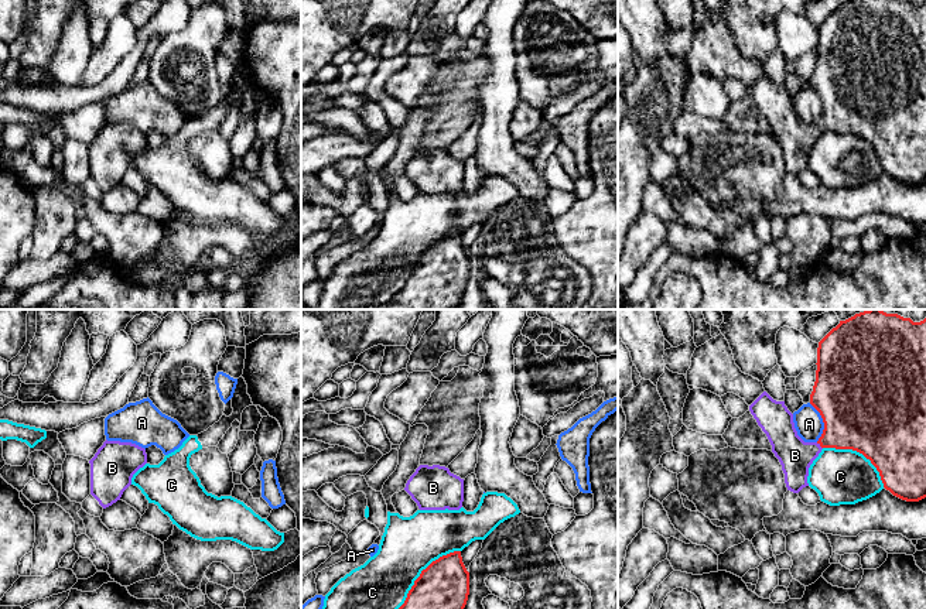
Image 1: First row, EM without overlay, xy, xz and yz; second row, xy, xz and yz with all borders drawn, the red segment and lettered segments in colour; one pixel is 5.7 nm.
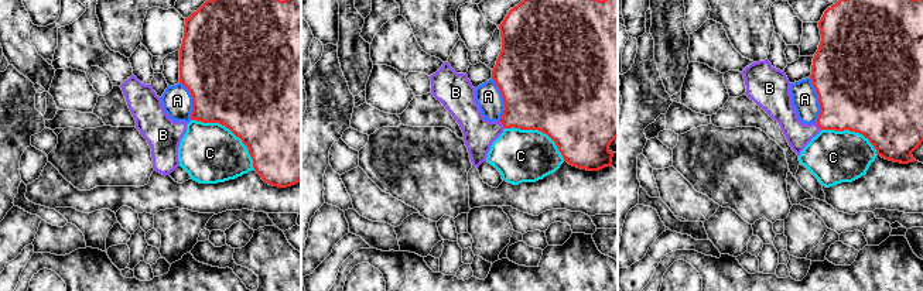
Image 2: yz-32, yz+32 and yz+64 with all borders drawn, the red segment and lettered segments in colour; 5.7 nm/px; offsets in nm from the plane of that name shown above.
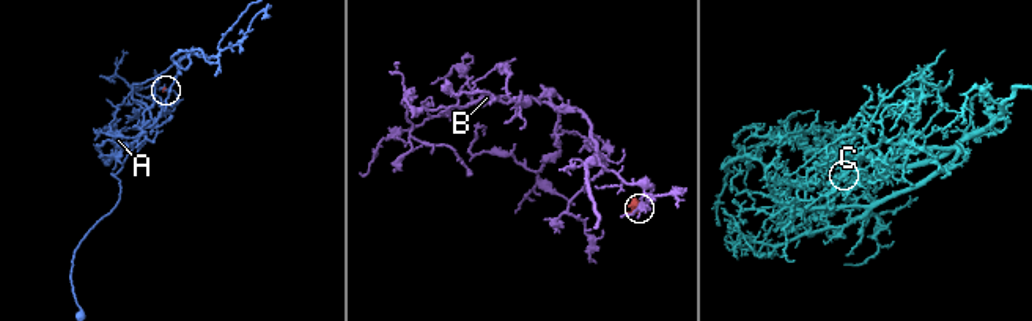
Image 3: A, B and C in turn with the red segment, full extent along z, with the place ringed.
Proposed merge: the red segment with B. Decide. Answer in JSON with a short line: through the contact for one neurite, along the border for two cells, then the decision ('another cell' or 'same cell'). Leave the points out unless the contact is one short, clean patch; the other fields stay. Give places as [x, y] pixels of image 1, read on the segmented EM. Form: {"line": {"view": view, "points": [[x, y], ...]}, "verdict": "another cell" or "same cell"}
{"line": {"view": "yz", "points": [[854, 417], [820, 445], [795, 455]]}, "verdict": "same cell"}

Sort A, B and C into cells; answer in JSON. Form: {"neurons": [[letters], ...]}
{"neurons": [["A"], ["B"], ["C"]]}

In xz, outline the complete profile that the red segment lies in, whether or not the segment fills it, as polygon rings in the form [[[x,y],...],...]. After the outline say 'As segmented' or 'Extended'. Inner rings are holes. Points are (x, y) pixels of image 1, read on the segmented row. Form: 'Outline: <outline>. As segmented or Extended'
Outline: [[[454,551],[421,571],[399,609],[464,609],[468,595],[469,572]]]. As segmented

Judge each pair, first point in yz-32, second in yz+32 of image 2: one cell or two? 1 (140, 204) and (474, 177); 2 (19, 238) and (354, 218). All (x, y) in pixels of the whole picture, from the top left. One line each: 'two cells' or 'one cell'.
1: one cell
2: two cells

